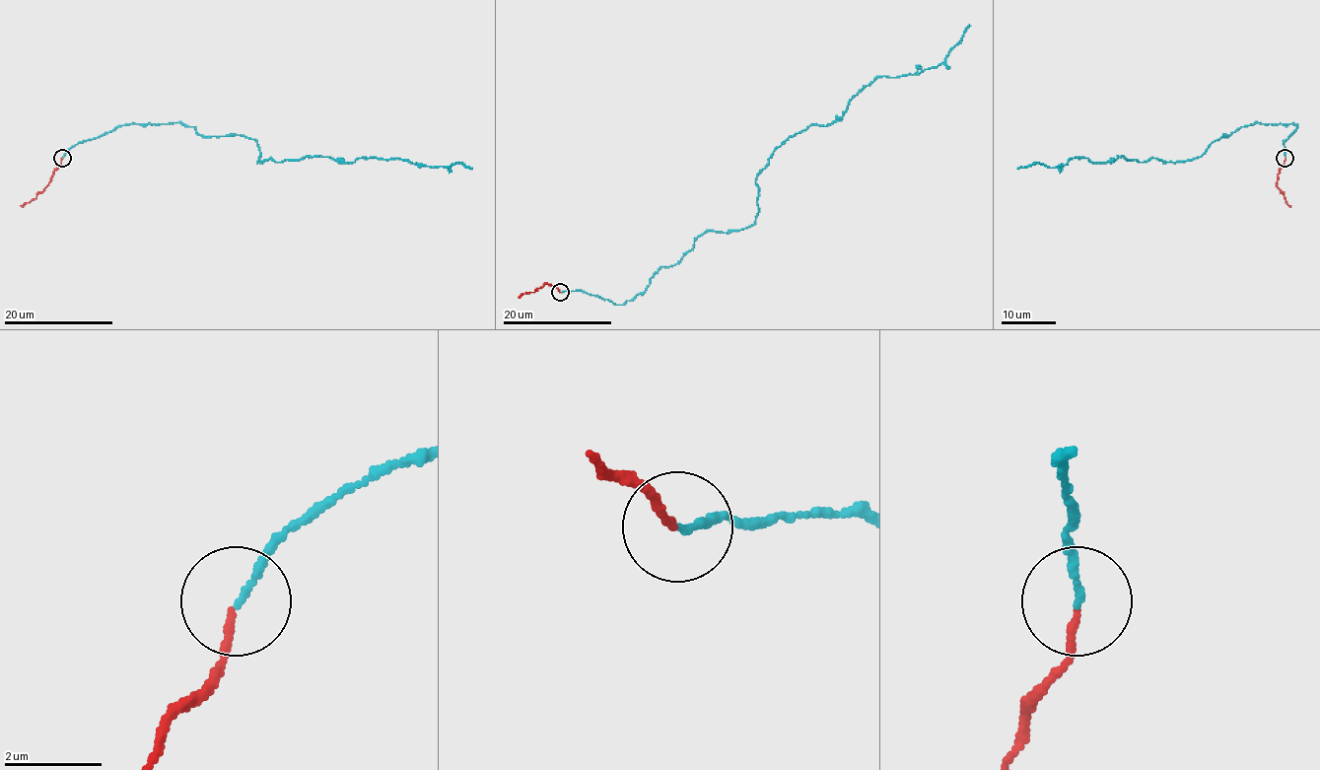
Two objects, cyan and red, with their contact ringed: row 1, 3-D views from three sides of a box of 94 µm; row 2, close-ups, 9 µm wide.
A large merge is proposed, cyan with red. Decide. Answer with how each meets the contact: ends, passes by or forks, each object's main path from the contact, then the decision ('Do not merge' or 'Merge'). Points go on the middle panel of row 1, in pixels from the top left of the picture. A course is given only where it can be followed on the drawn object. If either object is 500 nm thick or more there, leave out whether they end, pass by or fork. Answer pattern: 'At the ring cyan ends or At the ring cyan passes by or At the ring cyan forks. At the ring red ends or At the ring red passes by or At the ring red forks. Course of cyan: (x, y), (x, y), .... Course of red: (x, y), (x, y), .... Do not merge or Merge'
At the ring cyan ends. At the ring red ends. Course of cyan: (561, 292), (631, 301), (698, 237), (752, 224), (779, 147), (877, 77), (937, 68), (969, 24). Course of red: (559, 292), (551, 284), (544, 284), (519, 298). Merge

